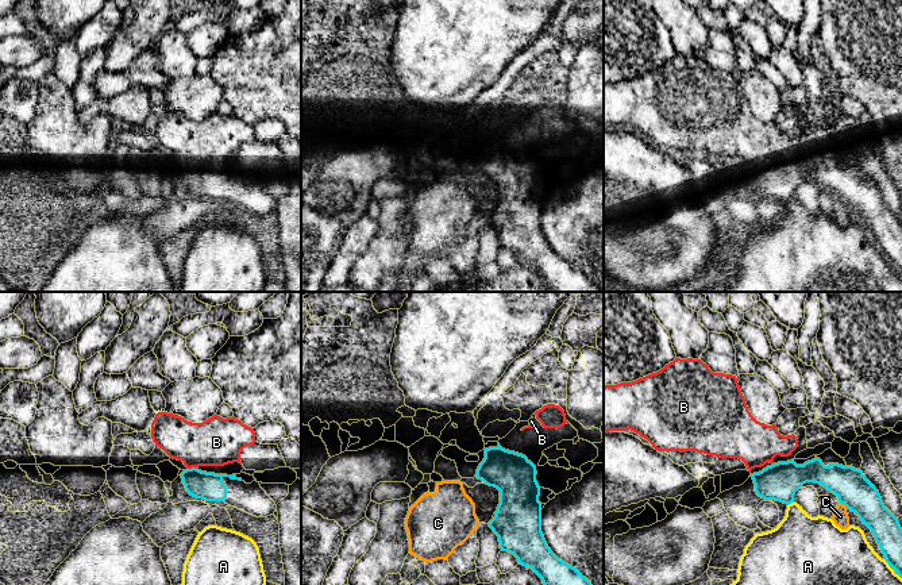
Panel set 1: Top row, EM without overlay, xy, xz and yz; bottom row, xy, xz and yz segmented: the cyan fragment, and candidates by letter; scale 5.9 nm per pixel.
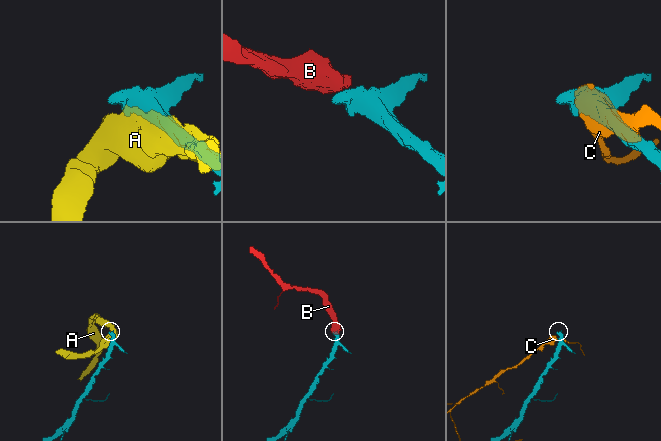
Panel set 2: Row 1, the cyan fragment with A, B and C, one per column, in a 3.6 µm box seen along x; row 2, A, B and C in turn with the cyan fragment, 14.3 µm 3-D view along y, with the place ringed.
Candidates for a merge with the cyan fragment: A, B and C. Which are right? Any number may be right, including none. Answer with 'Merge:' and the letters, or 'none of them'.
Merge: B

